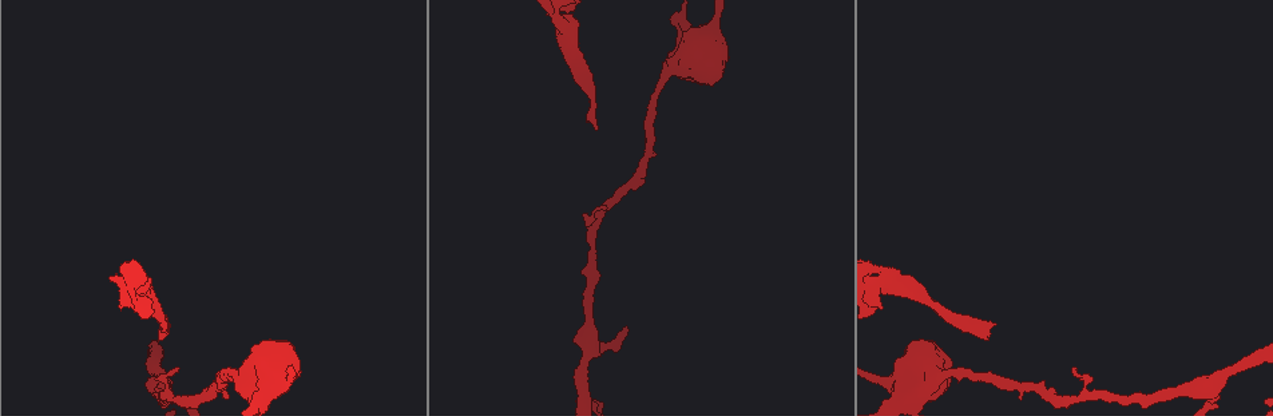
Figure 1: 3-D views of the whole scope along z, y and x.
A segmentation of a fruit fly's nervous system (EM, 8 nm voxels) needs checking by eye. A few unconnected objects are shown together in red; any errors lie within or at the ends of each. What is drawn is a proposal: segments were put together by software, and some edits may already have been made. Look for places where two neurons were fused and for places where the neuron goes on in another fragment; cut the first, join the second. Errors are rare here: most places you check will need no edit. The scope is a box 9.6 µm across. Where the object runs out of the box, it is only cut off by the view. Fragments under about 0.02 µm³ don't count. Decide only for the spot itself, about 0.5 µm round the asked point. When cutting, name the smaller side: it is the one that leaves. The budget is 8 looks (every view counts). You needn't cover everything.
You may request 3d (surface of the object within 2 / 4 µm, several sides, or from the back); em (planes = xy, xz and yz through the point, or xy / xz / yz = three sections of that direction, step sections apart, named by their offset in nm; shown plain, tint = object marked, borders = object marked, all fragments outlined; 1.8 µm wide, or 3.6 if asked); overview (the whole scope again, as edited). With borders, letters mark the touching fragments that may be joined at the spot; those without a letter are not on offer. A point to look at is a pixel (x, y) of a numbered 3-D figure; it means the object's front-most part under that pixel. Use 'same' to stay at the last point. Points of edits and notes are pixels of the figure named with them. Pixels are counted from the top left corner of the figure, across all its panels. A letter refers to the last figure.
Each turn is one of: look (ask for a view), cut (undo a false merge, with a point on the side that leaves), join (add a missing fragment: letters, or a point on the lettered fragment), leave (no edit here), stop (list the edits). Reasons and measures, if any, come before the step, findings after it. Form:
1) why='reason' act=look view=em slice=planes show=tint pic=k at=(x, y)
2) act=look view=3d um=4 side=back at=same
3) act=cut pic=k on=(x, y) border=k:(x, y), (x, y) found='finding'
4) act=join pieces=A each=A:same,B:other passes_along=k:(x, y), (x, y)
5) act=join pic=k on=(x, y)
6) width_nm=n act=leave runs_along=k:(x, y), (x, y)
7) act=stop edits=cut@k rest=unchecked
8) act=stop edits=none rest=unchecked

why='calibre changes' act=look view=em slice=planes show=borders pic=1 at=(946, 372)

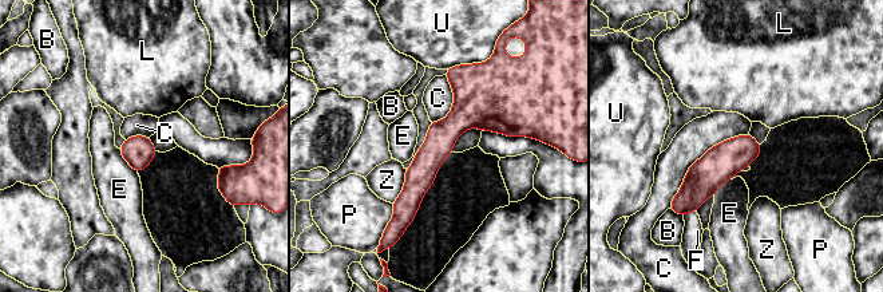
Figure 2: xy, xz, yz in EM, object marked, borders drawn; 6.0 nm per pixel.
longest_contact=C:650nm act=leave each=B:other,C:other,E:other,F:other,L:other,P:other,U:other,Z:other border=2:(748, 133), (699, 157), (669, 208) found='one neuron here'

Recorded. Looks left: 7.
why='branch stops here' act=look view=3d um=4 pic=1 at=(1077, 369)

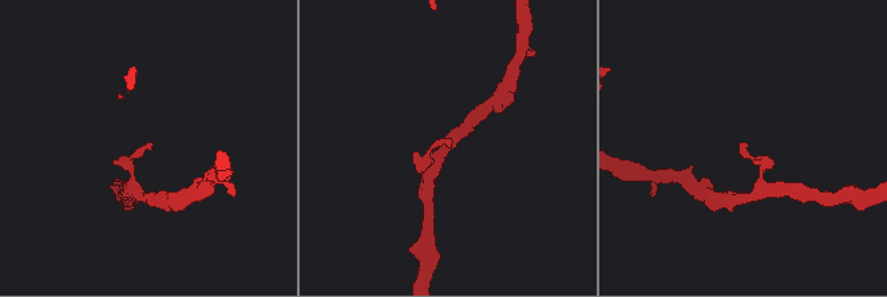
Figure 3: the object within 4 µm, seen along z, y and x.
act=look view=em slice=xy step=4 show=borders pic=3 at=(449, 142)

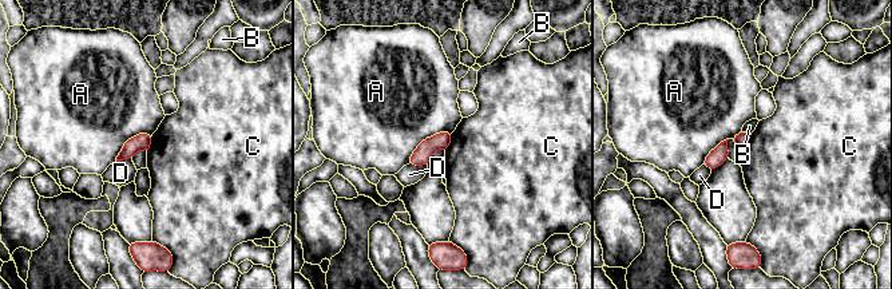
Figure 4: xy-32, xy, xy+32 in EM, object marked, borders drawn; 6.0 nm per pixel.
act=leave each=A:other,B:other,C:other,D:other found='none of them fits'

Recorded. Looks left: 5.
why='an open end' act=look view=em slice=planes show=borders pic=1 at=(994, 325)

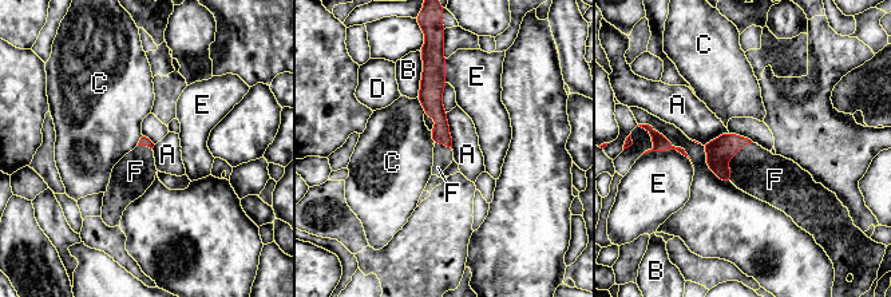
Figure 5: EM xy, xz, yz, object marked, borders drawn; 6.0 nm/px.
act=join pieces=F each=A:other,B:other,C:other,D:other,E:other,F:same passes_along=5:(719, 151), (728, 161), (755, 170) found='the neuron continues'

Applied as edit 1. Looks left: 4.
act=stop edits=join@5 rest=unchecked

